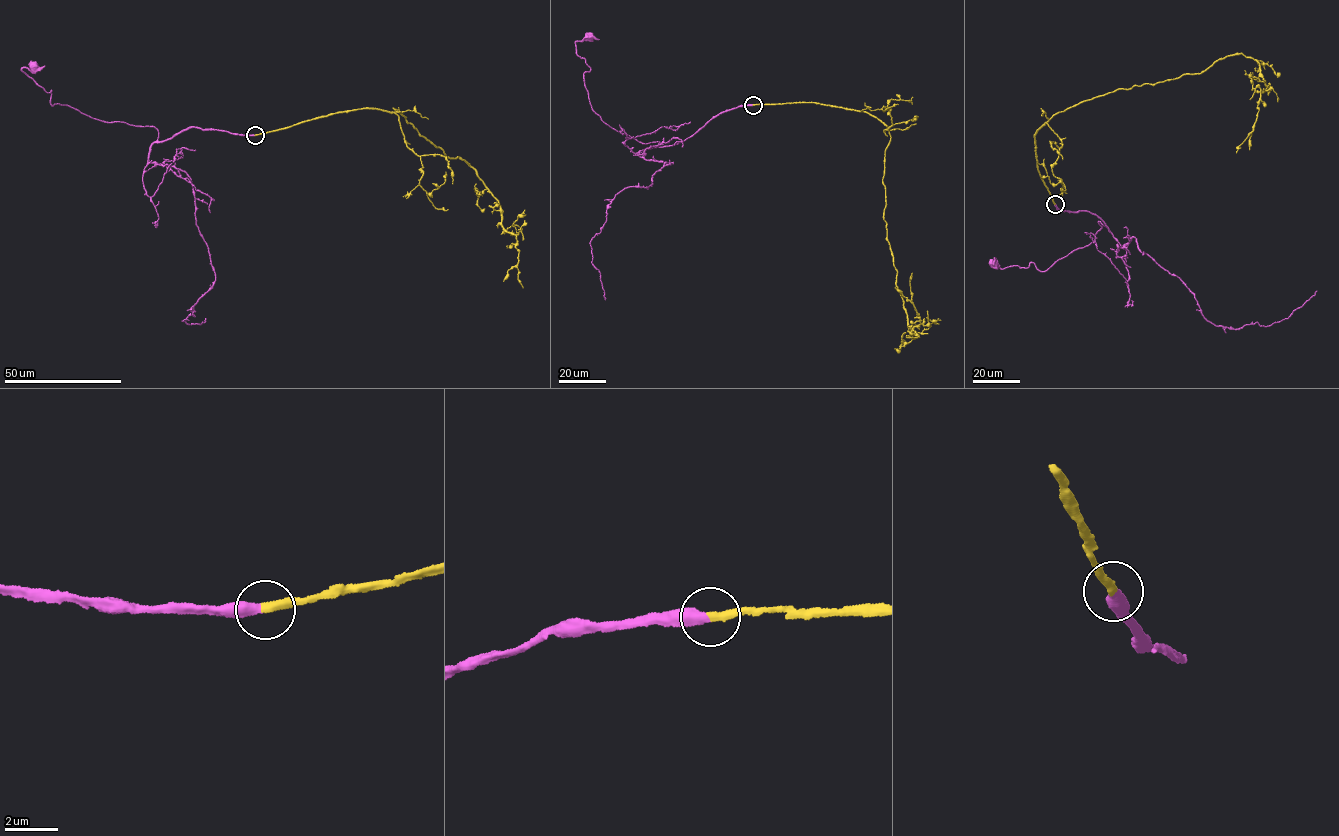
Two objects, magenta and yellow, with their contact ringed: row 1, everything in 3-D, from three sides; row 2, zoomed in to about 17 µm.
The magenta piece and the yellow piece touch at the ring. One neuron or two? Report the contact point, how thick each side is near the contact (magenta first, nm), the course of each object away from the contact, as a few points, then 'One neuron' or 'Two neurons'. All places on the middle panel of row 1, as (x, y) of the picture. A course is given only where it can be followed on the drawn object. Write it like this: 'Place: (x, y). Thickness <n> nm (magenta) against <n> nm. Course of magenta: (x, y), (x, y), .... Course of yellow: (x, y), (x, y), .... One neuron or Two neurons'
Place: (753, 105). Thickness 400 nm (magenta) against 320 nm. Course of magenta: (753, 105), (719, 113), (671, 145), (639, 142), (592, 110), (583, 74), (590, 68), (575, 42), (588, 37). Course of yellow: (753, 105), (842, 107), (866, 111), (887, 126), (884, 220), (915, 338), (911, 331), (921, 323), (912, 273). One neuron

